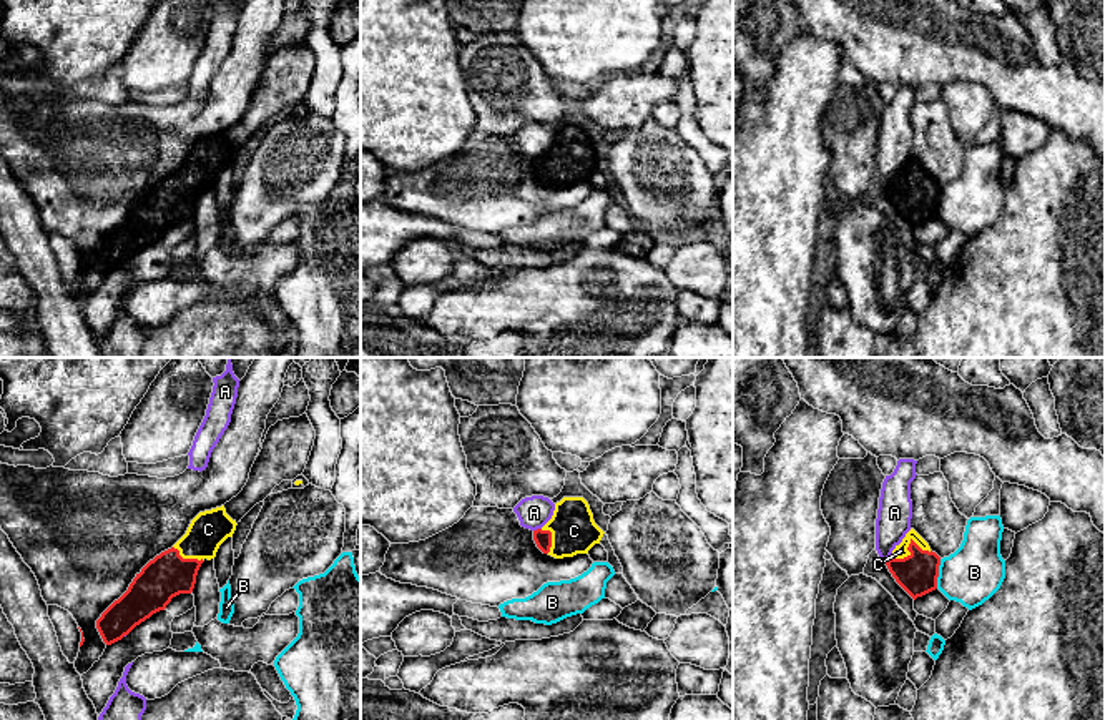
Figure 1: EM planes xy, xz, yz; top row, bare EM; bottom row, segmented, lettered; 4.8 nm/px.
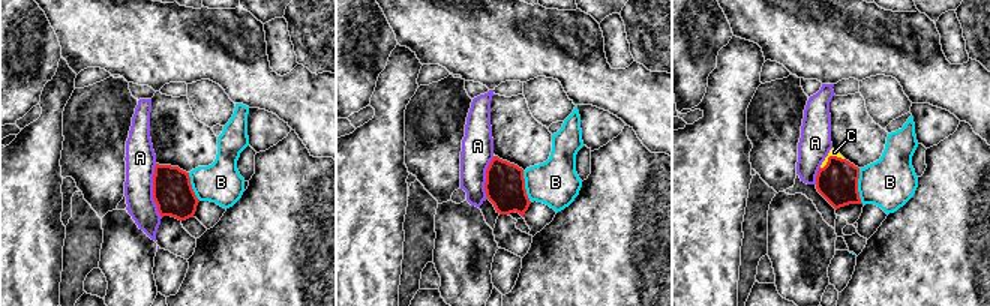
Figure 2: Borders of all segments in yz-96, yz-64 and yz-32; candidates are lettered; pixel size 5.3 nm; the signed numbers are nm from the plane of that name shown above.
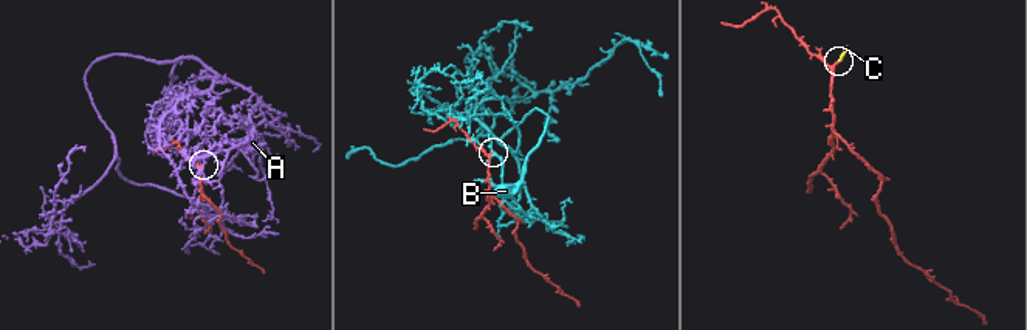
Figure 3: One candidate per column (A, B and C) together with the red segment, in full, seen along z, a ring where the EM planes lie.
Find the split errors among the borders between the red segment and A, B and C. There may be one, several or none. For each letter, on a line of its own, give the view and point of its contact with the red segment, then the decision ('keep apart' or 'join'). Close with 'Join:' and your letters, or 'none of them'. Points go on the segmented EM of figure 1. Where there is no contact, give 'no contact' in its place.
A: xz (537, 529) | keep apart
B: yz (938, 574) | keep apart
C: yz (908, 547) | join
Join: C

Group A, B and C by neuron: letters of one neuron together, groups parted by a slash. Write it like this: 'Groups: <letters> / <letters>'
Groups: A / B / C

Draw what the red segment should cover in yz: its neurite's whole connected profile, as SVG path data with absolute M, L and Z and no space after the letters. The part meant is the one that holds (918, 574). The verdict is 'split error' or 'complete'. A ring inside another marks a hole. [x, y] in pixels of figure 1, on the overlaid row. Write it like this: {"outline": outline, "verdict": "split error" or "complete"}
{"outline": "M914 529L896 545L886 565L914 600L937 589L940 557Z", "verdict": "split error"}

